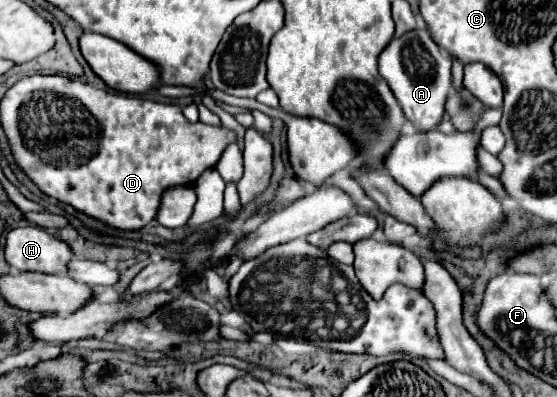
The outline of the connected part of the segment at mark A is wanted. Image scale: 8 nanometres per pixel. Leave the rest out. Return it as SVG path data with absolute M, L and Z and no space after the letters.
M416 29L400 39L394 39L380 53L380 75L390 85L404 111L404 117L416 131L428 133L438 127L446 113L446 99L452 89L452 59L442 53L440 47L436 47L428 31Z

